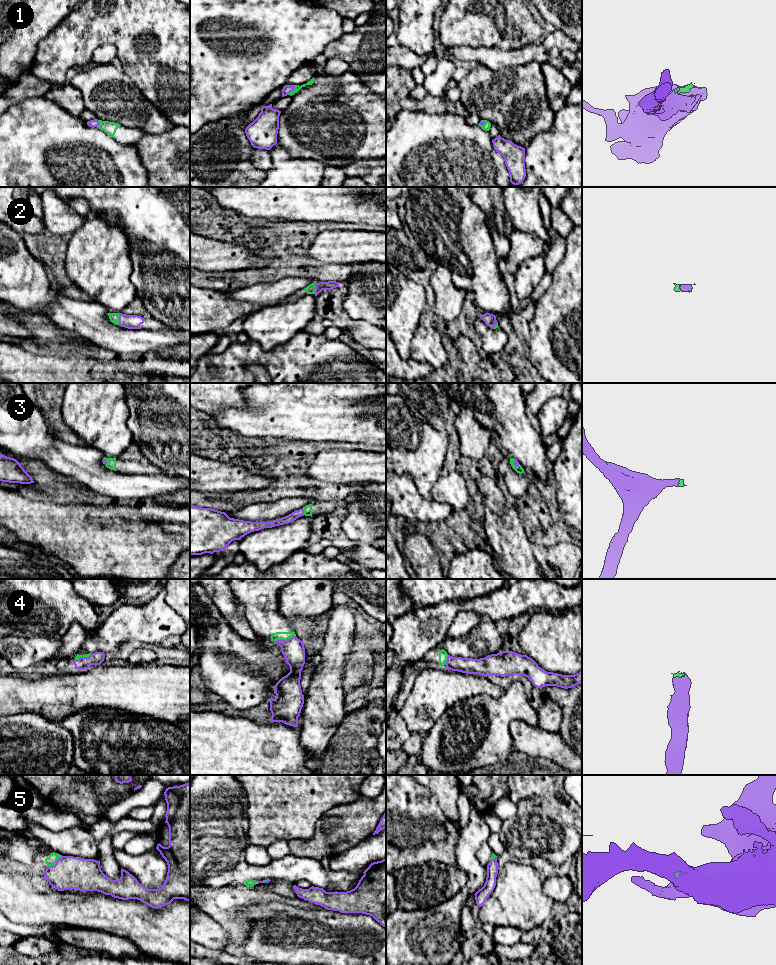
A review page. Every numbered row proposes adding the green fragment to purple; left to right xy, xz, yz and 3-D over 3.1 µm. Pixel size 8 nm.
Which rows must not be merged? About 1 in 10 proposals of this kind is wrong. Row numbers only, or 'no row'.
no row

